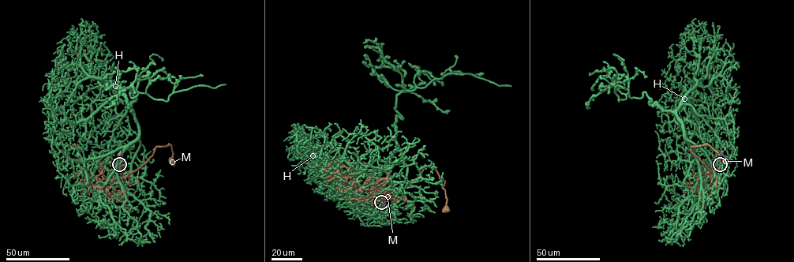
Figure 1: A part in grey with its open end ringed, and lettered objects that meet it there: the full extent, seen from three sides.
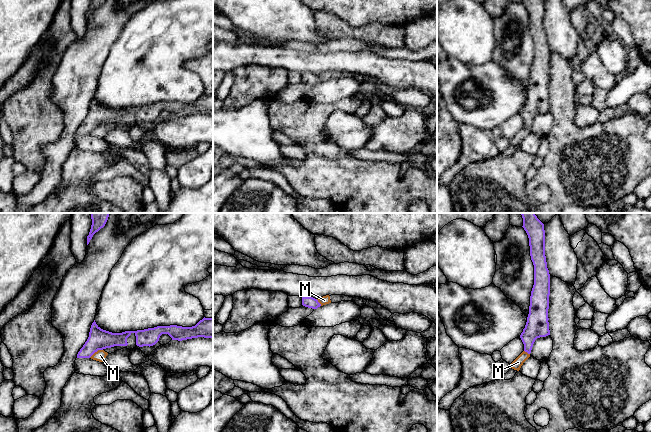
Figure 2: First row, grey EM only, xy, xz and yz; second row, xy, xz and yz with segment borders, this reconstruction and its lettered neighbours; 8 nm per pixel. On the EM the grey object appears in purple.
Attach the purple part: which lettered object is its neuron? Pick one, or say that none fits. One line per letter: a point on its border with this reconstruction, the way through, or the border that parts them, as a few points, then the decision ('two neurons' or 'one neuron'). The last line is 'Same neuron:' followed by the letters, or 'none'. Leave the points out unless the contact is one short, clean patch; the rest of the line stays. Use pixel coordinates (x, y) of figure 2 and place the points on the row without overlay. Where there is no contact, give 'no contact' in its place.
H: no contact; two neurons
M: meets purple in xy at (95, 127); runs through xy (99, 115), (95, 119), (95, 127), (100, 131); one neuron
Same neuron: M

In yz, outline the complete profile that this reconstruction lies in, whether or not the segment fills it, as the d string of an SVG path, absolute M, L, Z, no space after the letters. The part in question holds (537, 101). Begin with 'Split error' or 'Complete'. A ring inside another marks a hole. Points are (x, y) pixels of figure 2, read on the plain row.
Split error. M523 0L522 3L529 14L530 32L534 41L534 61L527 98L520 111L524 127L510 140L510 144L517 147L530 133L535 116L550 111L548 98L550 50L545 32L544 0Z

